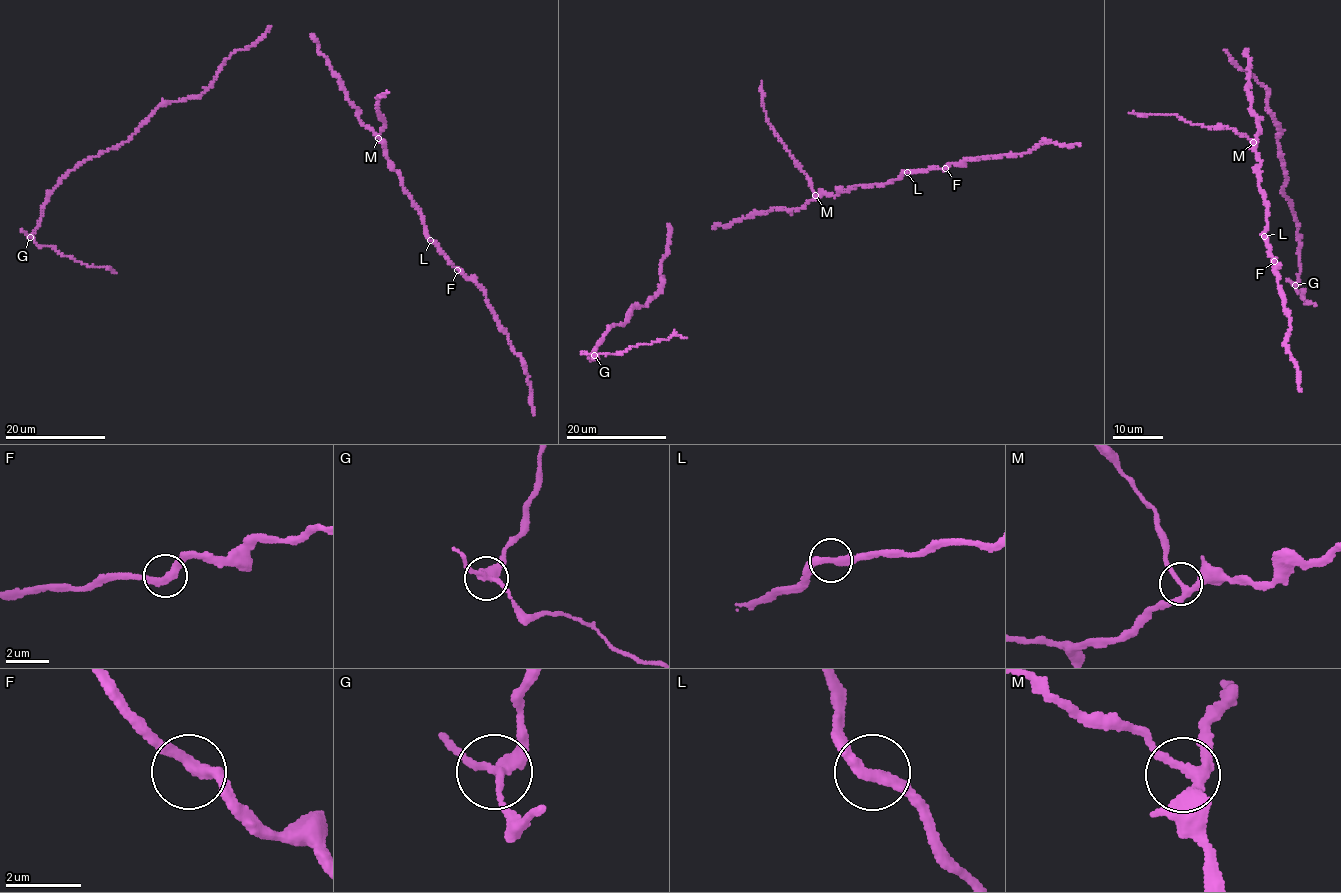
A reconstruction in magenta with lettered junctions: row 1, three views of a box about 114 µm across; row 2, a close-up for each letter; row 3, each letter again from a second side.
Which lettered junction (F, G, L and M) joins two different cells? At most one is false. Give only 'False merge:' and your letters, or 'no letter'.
False merge: G

